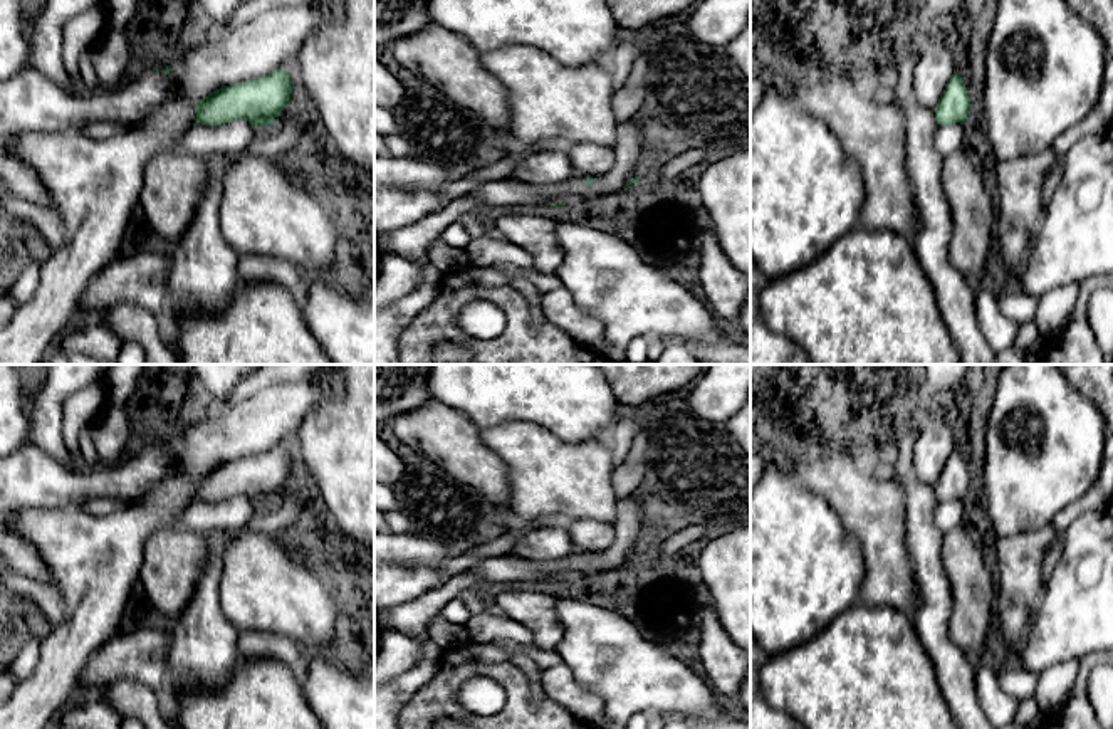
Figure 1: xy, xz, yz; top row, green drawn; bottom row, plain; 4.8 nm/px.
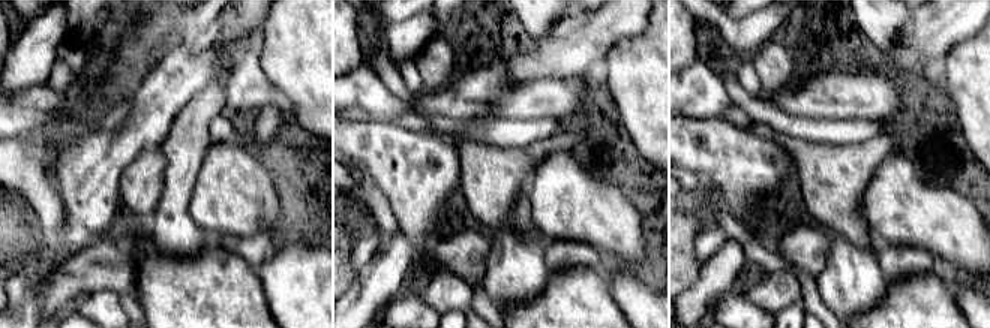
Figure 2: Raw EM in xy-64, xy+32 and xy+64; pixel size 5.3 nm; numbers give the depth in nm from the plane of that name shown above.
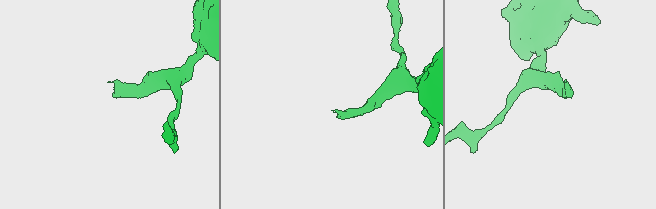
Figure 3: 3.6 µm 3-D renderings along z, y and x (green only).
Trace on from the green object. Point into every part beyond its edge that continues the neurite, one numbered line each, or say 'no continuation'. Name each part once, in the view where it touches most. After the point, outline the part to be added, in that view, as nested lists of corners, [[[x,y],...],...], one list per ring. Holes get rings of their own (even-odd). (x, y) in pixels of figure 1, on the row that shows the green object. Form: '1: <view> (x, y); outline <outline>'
1: xy (29, 103); outline [[[166,66],[149,67],[131,82],[74,96],[37,71],[0,81],[0,139],[13,133],[67,131],[86,121],[126,121],[154,114],[171,97]]]

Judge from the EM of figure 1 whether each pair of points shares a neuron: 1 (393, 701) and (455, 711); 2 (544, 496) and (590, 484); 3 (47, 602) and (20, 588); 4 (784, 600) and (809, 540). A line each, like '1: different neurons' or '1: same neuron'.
1: different neurons
2: same neuron
3: same neuron
4: same neuron

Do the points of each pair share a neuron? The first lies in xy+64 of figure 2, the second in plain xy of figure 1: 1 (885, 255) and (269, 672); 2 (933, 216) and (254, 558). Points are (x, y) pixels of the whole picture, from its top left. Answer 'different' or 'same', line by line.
1: different
2: same

